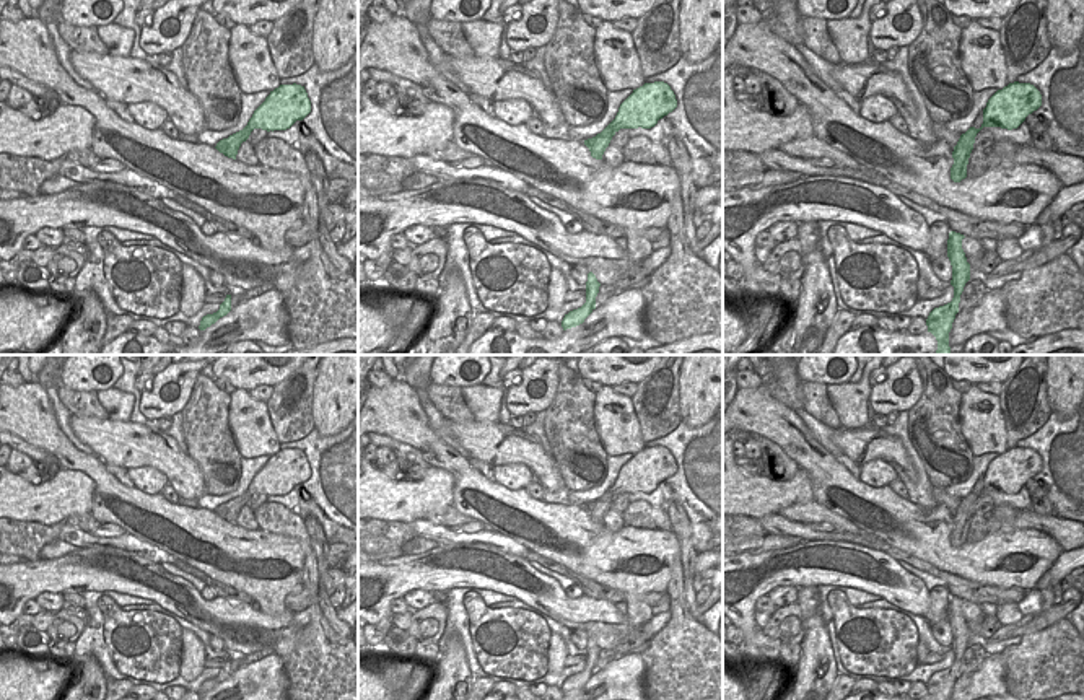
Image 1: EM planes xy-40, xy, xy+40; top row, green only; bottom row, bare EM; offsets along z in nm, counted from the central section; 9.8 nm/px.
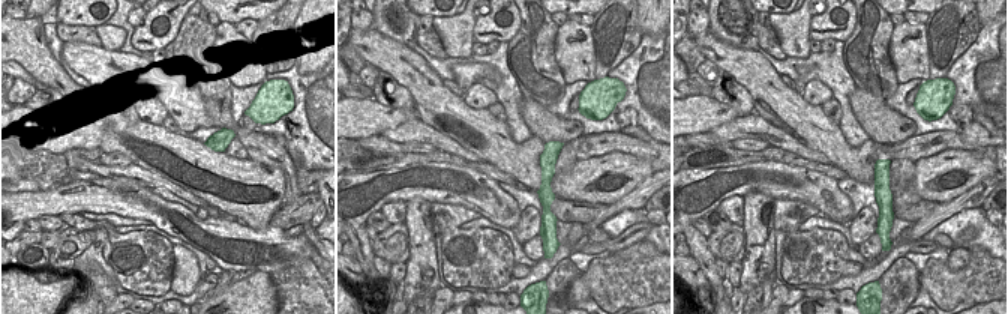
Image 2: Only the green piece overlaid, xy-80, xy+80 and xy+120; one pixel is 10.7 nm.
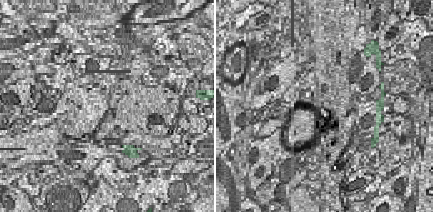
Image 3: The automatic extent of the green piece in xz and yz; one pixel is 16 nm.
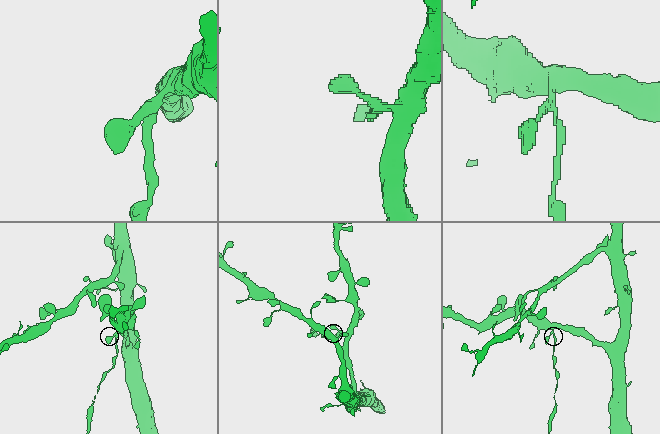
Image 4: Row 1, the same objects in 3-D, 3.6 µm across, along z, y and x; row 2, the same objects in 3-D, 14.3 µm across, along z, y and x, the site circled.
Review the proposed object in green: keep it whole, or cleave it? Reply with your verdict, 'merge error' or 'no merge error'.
merge error

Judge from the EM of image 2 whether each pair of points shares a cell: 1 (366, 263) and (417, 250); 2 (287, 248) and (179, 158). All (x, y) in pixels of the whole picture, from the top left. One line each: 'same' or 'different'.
1: different
2: different

